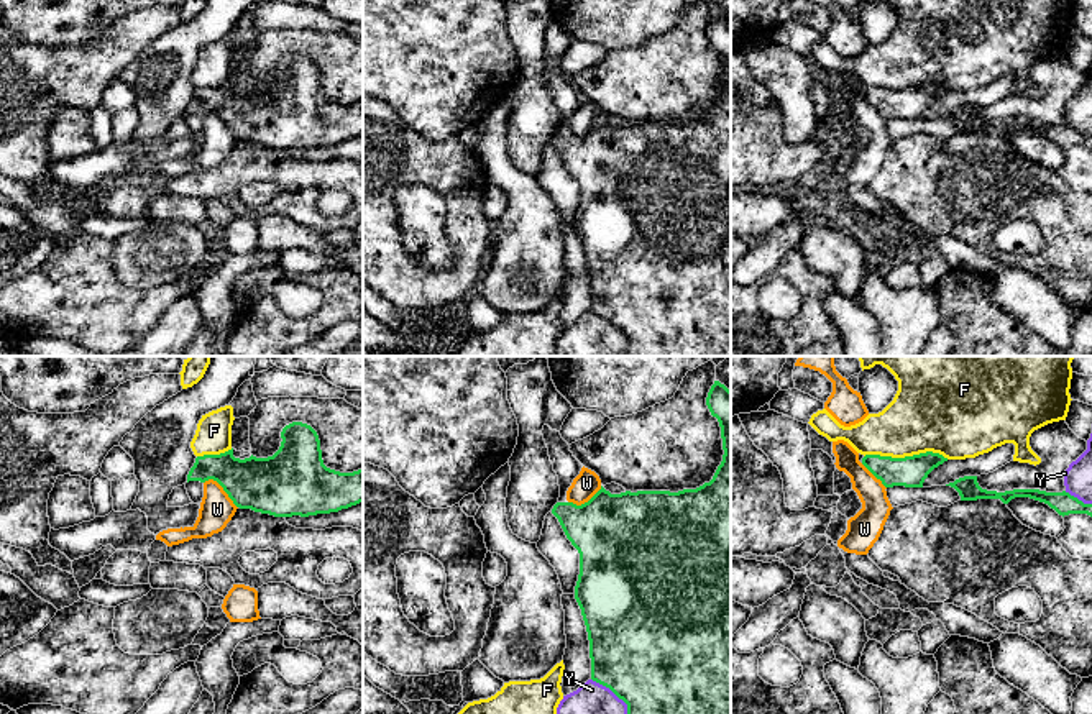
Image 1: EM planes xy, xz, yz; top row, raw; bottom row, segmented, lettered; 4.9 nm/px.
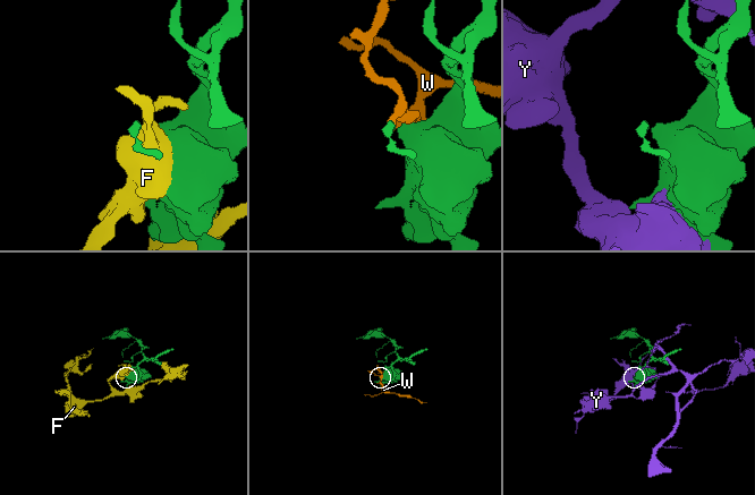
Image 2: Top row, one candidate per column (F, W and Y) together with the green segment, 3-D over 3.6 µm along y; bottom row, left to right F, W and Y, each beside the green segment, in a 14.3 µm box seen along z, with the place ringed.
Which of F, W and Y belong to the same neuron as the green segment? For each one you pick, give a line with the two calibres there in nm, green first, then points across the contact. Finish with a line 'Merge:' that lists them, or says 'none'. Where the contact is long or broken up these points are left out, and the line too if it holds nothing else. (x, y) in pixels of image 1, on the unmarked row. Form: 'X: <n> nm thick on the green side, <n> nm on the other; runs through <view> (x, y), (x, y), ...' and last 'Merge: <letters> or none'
Merge: none

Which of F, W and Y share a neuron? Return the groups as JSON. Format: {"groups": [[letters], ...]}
{"groups": [["F"], ["W"], ["Y"]]}

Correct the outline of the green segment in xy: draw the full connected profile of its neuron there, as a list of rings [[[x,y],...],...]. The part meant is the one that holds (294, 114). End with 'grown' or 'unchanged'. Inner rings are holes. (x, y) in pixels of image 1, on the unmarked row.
[[[292,54],[281,64],[279,82],[268,90],[233,89],[233,80],[220,87],[197,89],[187,107],[189,113],[217,113],[233,136],[240,141],[269,146],[274,149],[309,149],[338,144],[363,135],[363,100],[353,105],[340,105],[323,97],[317,64],[302,54]]] | unchanged

